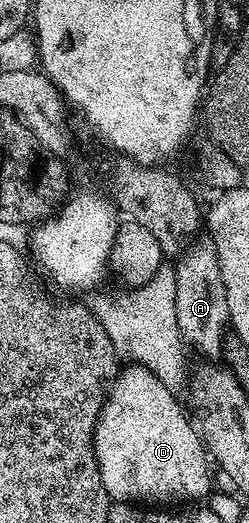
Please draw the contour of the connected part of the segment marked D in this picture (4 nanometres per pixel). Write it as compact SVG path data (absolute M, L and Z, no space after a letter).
M131 363L120 368L118 377L107 390L103 409L99 413L99 422L95 424L101 483L109 498L127 503L154 503L159 507L167 507L170 506L167 505L170 501L195 503L198 502L195 501L198 497L206 498L212 492L209 454L198 428L192 422L191 425L187 422L187 413L179 406L175 397L178 396L162 385L157 375L153 375L153 371L145 366Z

